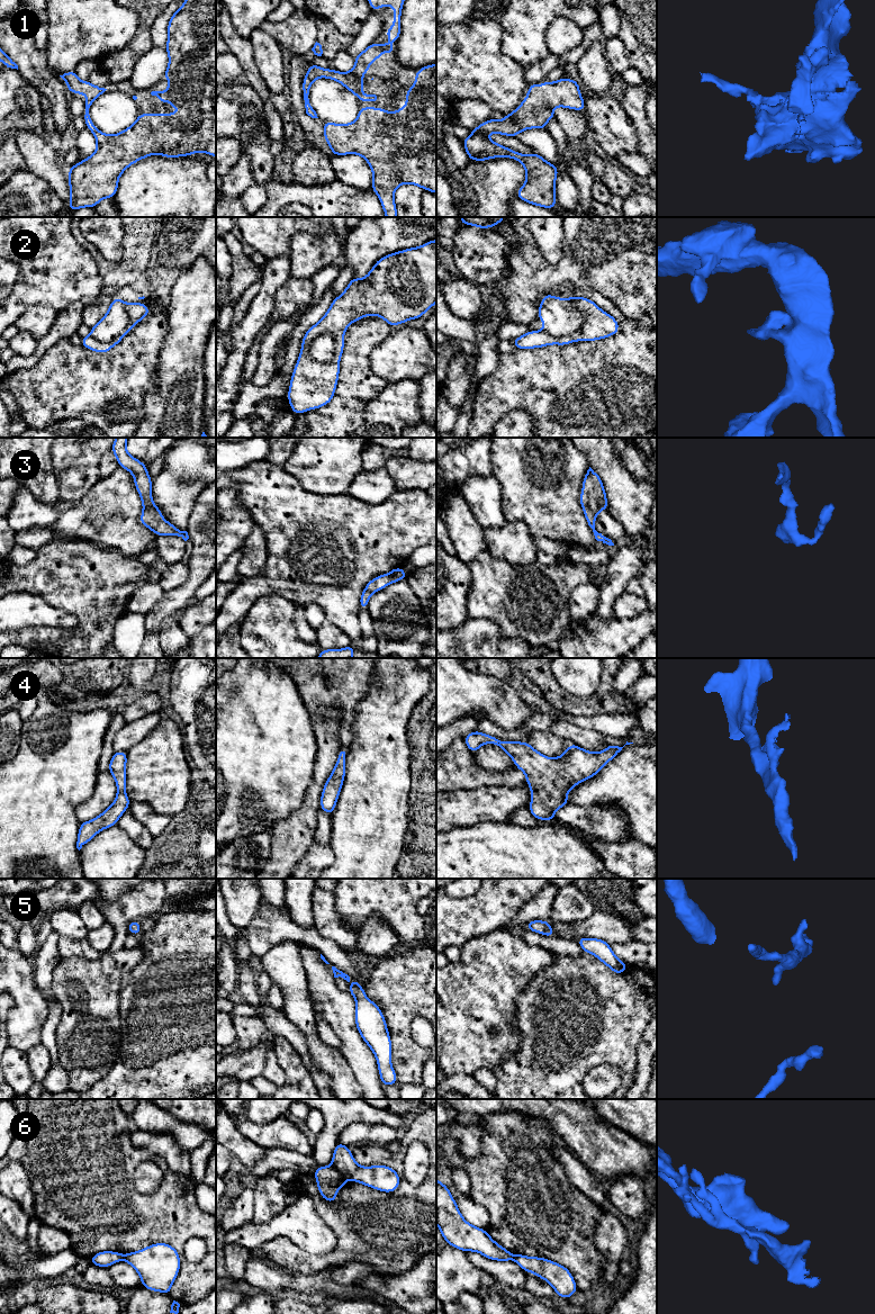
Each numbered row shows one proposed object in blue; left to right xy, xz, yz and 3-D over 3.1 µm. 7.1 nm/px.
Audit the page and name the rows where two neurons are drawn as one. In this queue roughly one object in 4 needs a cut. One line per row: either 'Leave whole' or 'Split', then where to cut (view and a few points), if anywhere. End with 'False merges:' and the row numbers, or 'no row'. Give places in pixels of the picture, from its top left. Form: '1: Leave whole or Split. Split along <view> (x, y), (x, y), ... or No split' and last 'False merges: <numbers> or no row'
1: Leave whole. No split
2: Split. Split along xz (331, 333), (335, 342), (335, 356), (328, 362), (318, 362)
3: Leave whole. No split
4: Leave whole. No split
5: Leave whole. No split
6: Split. Split along xz (331, 1164), (345, 1178)
False merges: 2, 6

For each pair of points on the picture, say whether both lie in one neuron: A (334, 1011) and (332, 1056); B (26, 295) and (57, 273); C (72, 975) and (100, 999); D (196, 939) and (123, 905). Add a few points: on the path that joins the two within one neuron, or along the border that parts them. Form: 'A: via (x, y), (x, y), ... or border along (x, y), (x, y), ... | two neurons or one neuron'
A: border along (340, 1051), (353, 1073) | two neurons
B: via (34, 288), (45, 277), (50, 276) | one neuron
C: via (79, 981), (93, 996) | one neuron
D: border along (167, 908), (160, 915) | two neurons

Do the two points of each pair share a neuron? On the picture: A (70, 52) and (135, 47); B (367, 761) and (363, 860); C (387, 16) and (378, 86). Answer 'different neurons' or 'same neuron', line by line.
A: different neurons
B: same neuron
C: same neuron

